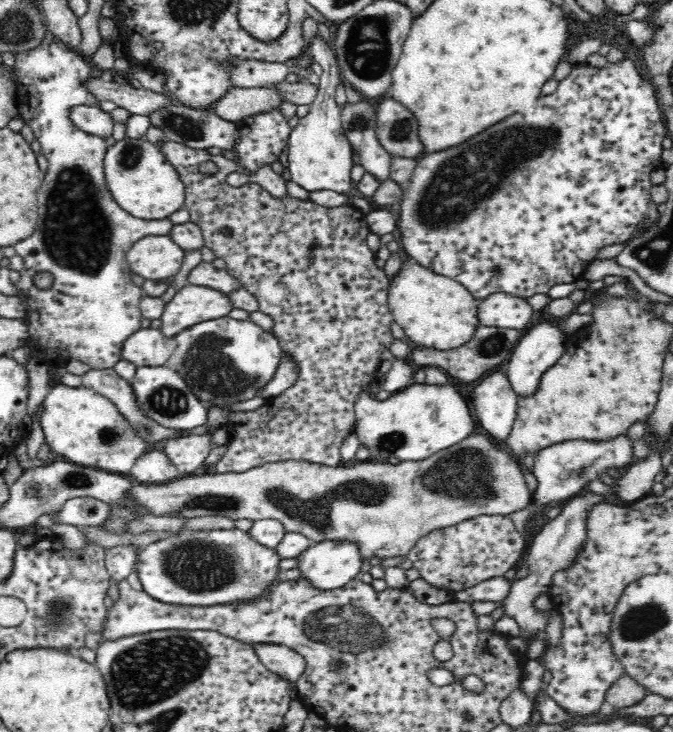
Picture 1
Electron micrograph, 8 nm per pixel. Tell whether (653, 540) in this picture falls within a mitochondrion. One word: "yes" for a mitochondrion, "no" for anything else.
no

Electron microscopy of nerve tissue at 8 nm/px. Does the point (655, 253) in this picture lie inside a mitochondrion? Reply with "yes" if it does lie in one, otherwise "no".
yes

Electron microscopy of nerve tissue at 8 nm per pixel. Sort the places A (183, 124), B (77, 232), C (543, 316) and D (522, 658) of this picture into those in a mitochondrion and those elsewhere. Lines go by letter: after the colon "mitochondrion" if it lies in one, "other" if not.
A: mitochondrion
B: mitochondrion
C: other
D: other

